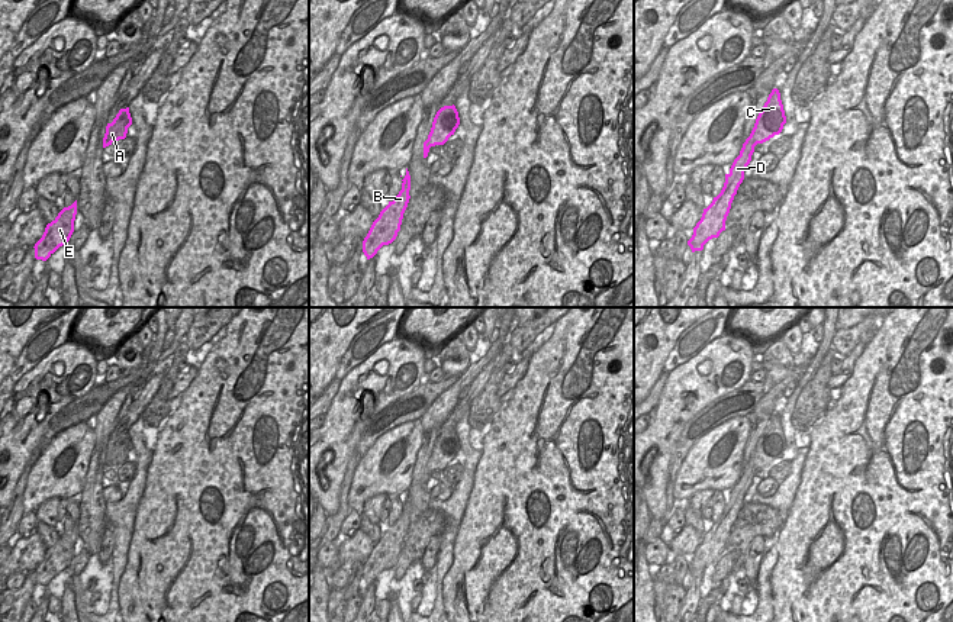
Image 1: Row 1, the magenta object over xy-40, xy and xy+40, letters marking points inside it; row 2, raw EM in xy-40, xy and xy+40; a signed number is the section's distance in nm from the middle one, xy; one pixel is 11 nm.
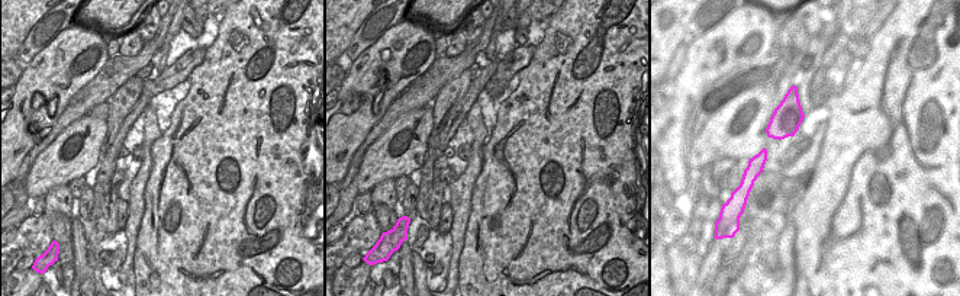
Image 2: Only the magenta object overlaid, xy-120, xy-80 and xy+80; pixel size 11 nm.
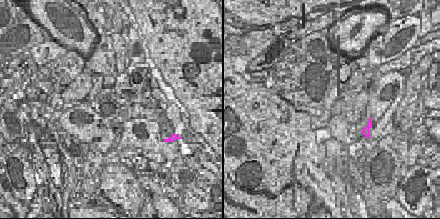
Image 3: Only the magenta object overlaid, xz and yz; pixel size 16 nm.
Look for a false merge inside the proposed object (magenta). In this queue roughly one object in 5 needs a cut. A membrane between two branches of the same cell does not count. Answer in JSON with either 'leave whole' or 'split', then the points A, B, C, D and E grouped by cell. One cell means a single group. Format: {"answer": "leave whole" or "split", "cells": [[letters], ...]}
{"answer": "leave whole", "cells": [["A", "B", "C", "D", "E"]]}

